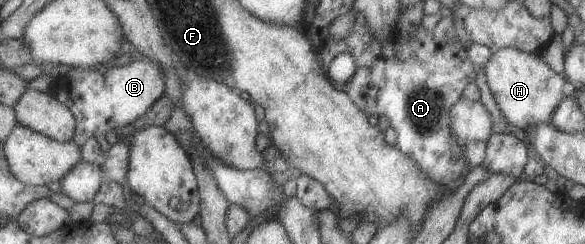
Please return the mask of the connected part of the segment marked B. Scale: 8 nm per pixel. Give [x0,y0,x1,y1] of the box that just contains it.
[58,56,167,147]

